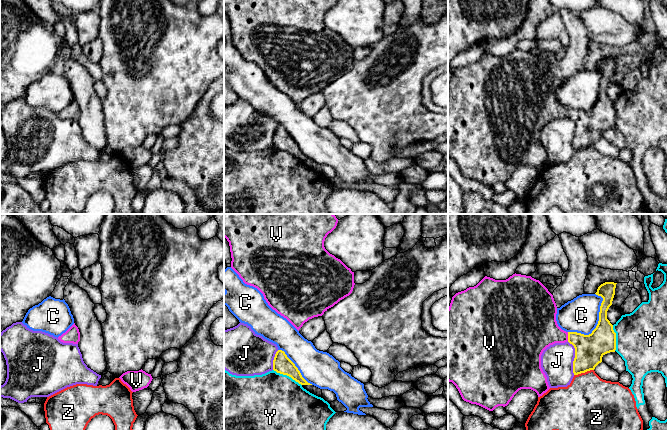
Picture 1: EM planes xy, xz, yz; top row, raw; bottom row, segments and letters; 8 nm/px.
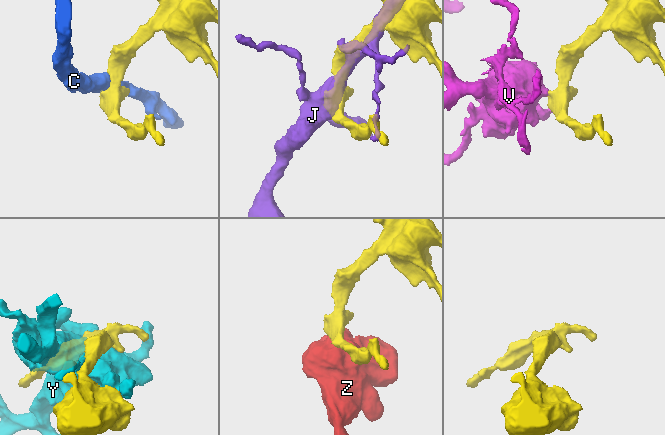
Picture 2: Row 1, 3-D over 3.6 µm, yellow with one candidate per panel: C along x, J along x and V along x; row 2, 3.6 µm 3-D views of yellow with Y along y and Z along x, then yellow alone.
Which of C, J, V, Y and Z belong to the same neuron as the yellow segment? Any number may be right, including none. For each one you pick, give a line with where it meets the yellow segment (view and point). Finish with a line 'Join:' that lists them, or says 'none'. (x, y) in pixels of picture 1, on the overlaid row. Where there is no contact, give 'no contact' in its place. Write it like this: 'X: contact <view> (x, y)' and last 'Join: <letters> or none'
V: contact yz (568, 336)
Join: V

